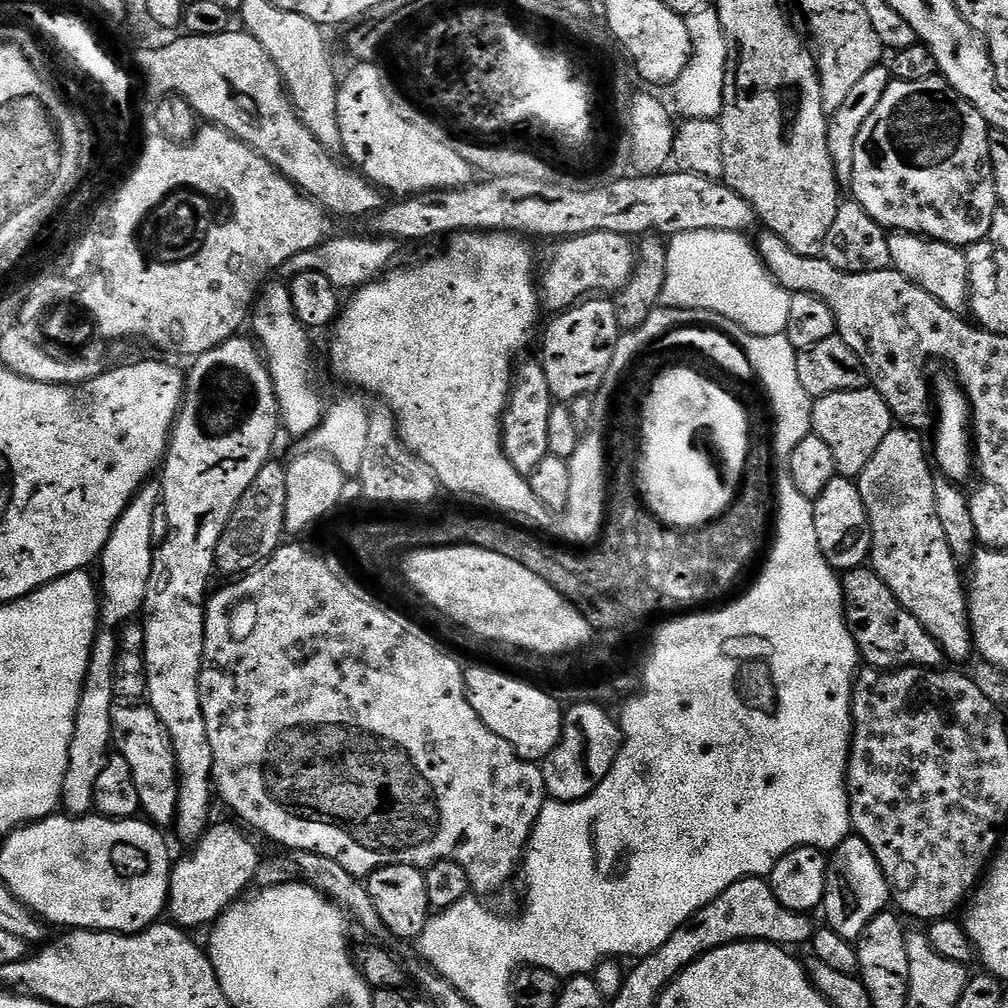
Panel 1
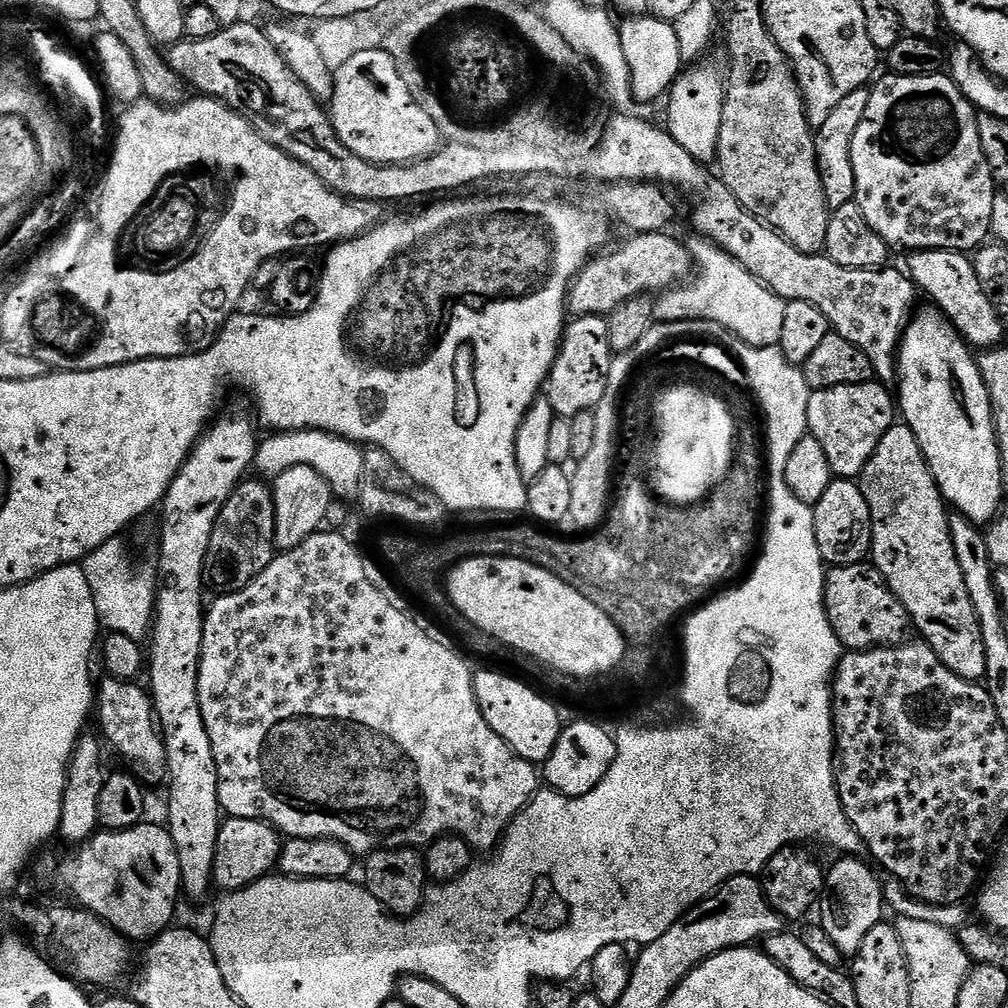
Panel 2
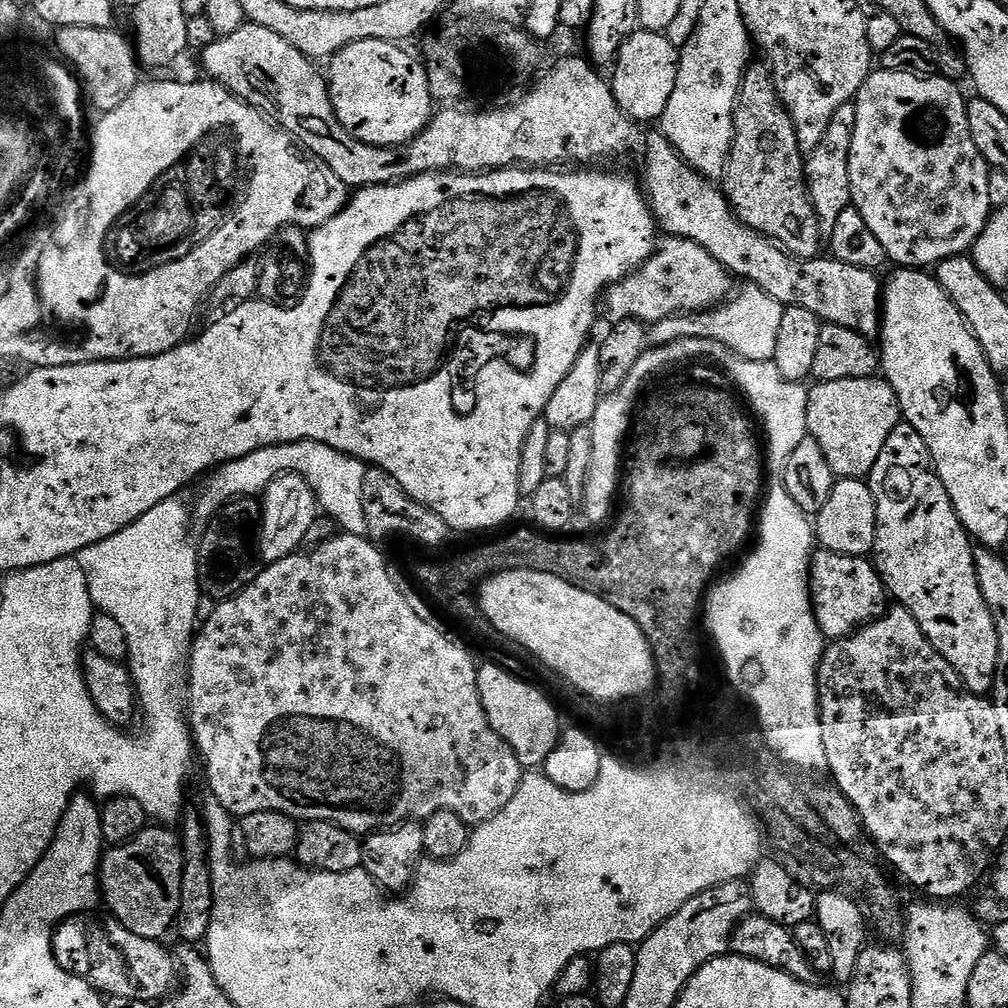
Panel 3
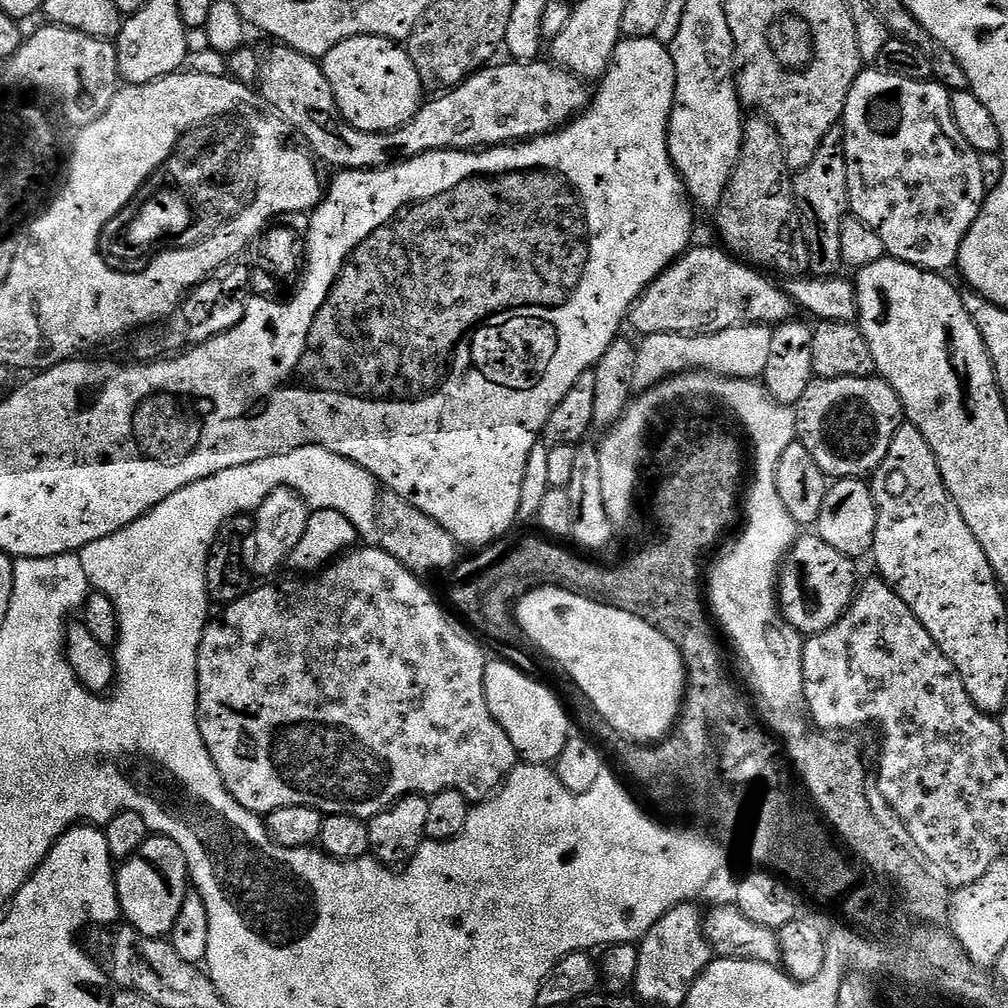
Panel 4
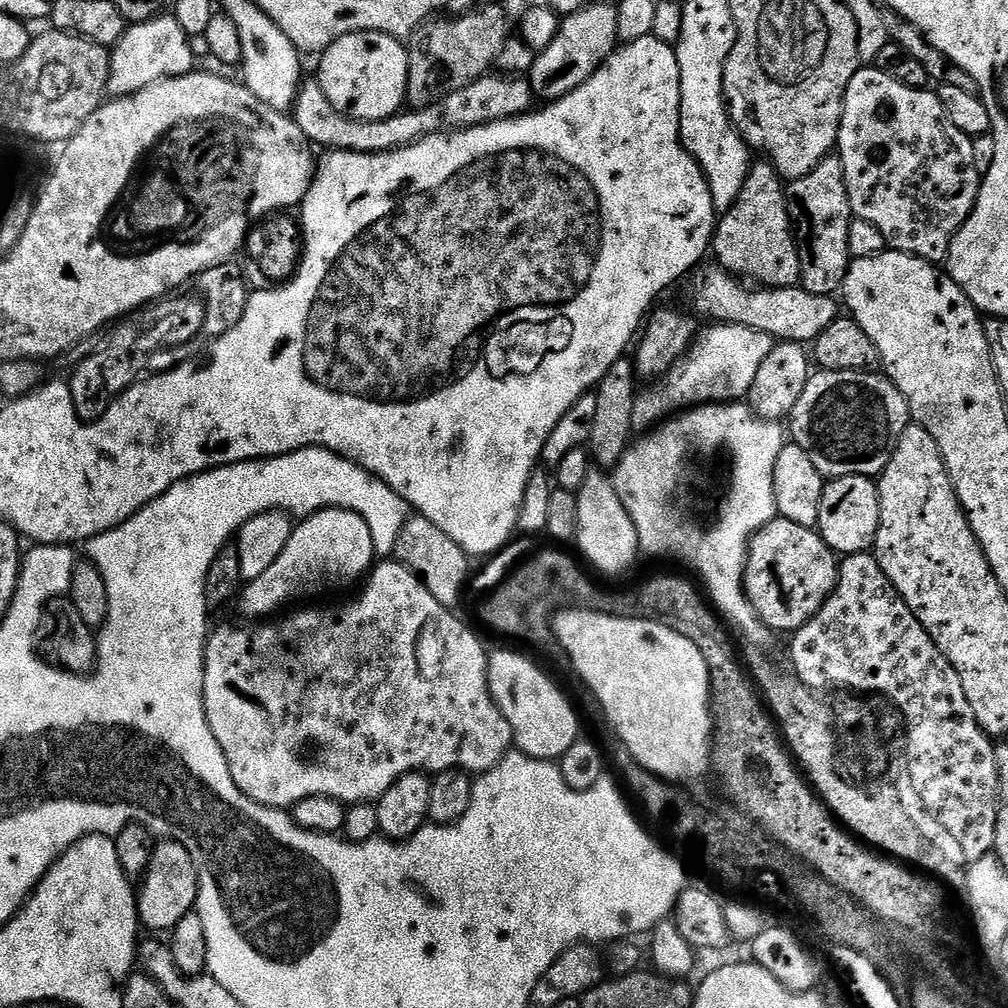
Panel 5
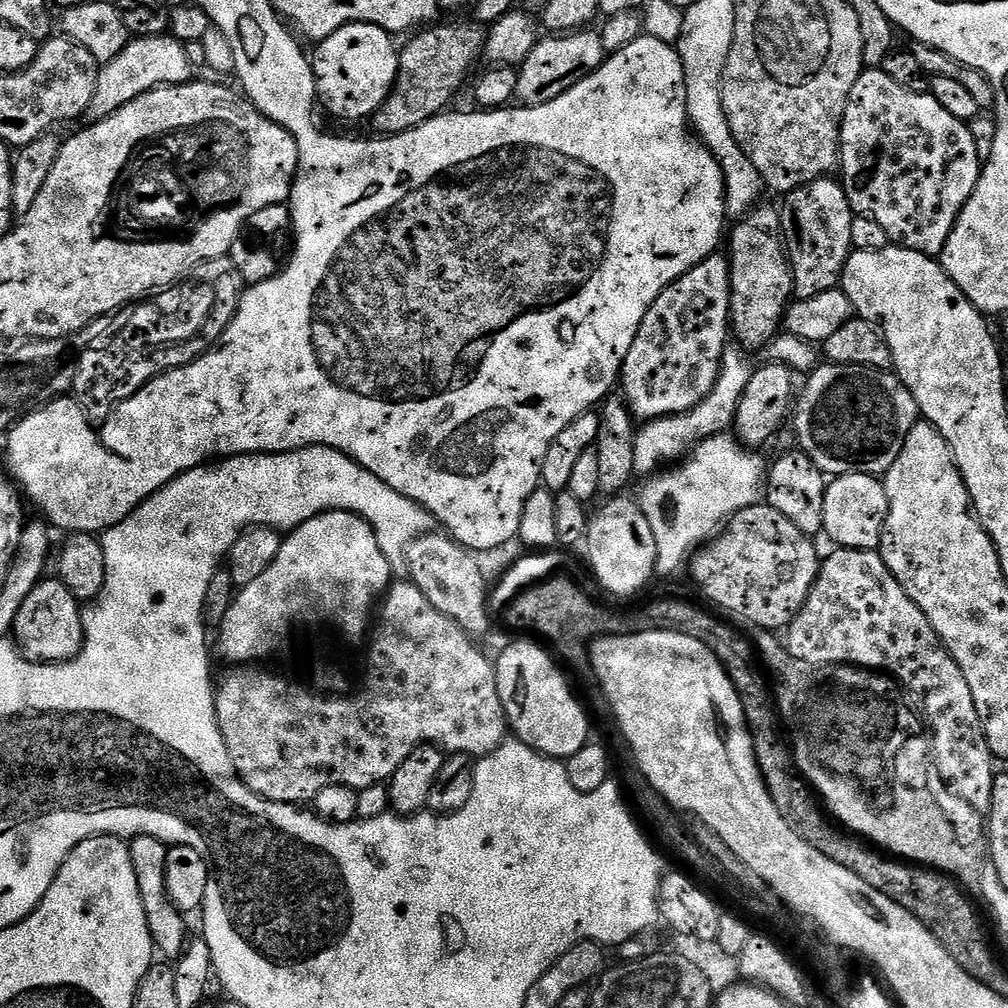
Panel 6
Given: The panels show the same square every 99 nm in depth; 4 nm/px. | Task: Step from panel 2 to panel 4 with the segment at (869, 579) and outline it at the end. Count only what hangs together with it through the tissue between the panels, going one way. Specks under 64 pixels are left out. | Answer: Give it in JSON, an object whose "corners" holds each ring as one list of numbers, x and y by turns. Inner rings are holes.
{"corners":[[801,535,778,569,778,603,784,621,805,638,830,630,856,597,856,564,853,557,834,550,820,536]]}

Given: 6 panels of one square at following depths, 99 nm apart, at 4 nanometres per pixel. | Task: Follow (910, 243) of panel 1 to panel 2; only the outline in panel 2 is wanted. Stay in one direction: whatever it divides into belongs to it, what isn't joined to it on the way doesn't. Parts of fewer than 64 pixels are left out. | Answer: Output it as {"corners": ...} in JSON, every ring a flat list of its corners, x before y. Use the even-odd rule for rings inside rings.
{"corners":[[926,250,913,252,907,257,907,275,921,293,929,296,931,303,939,308,964,337,973,349,987,350,998,348,1005,343,1004,324,1005,317,995,308,994,302,987,296,975,272,973,261,963,252,950,250]]}

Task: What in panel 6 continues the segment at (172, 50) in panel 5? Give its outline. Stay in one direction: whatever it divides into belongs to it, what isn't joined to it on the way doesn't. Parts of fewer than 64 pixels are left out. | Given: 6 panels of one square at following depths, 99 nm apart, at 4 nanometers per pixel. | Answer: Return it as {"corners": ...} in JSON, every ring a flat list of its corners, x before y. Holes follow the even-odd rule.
{"corners":[[171,34,129,39,126,50,122,50,118,58,101,67,94,98,90,98,86,106,86,116,87,112,89,116,87,119,95,122,110,118,110,114,134,102,134,98,153,92,155,88,175,88,177,84,189,83,193,76,194,69,186,59,184,45,175,40]]}

